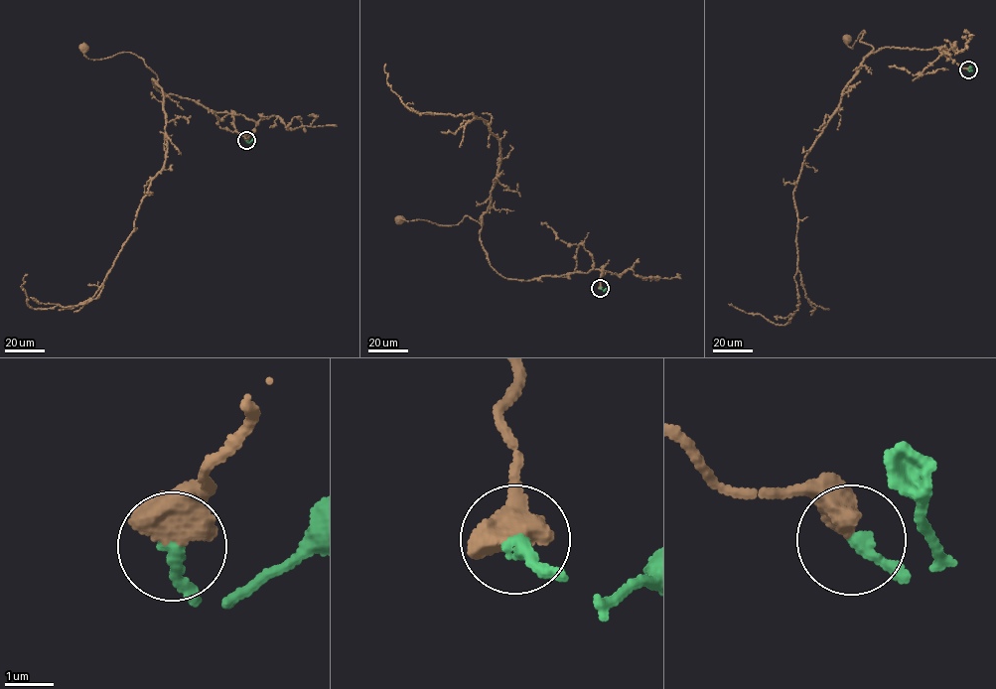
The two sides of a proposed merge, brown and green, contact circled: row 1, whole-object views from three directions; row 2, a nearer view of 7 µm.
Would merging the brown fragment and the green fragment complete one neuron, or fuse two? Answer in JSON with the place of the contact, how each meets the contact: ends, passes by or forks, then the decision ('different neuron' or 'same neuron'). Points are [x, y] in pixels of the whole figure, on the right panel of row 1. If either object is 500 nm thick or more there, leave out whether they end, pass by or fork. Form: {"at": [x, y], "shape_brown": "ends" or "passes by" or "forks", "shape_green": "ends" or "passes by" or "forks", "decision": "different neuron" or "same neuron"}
{"at": [968, 69], "decision": "same neuron"}

